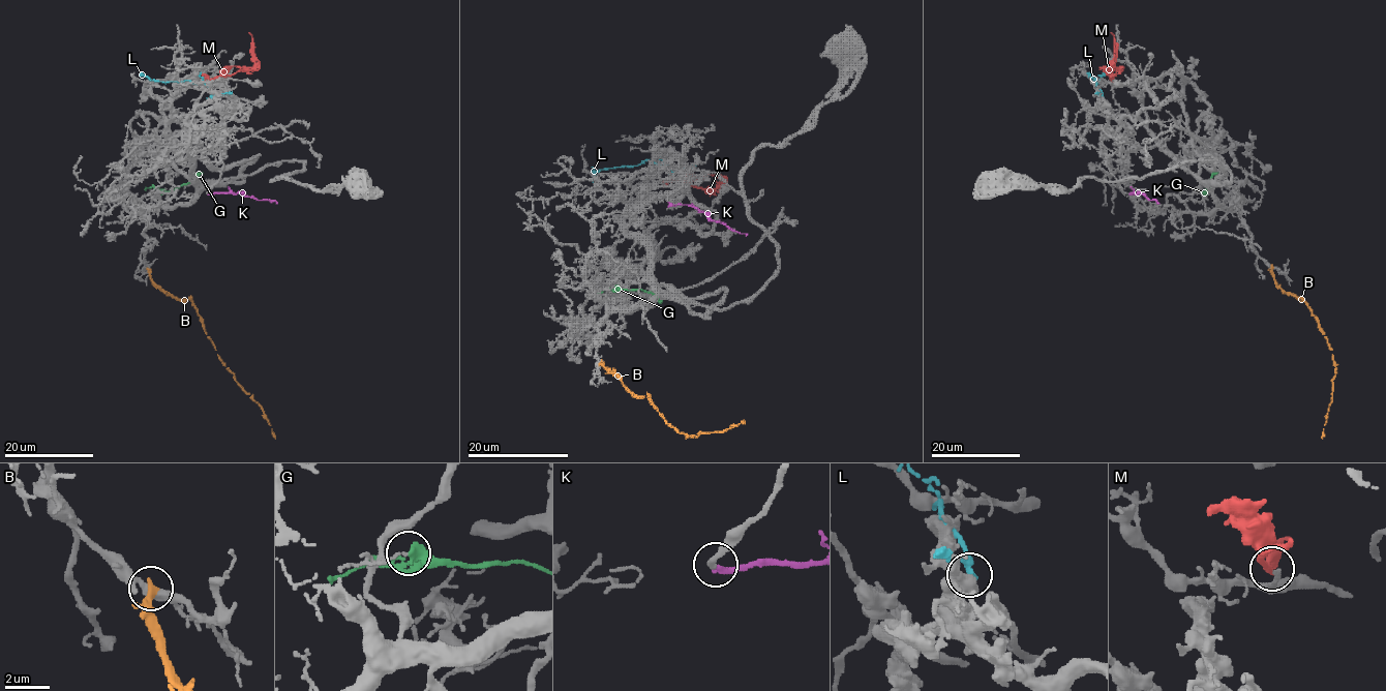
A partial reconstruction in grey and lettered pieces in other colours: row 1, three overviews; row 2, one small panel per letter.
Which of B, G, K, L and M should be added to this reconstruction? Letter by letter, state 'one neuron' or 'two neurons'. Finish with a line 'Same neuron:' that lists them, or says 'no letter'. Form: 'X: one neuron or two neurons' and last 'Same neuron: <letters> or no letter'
B: two neurons
G: two neurons
K: one neuron
L: two neurons
M: two neurons
Same neuron: K

